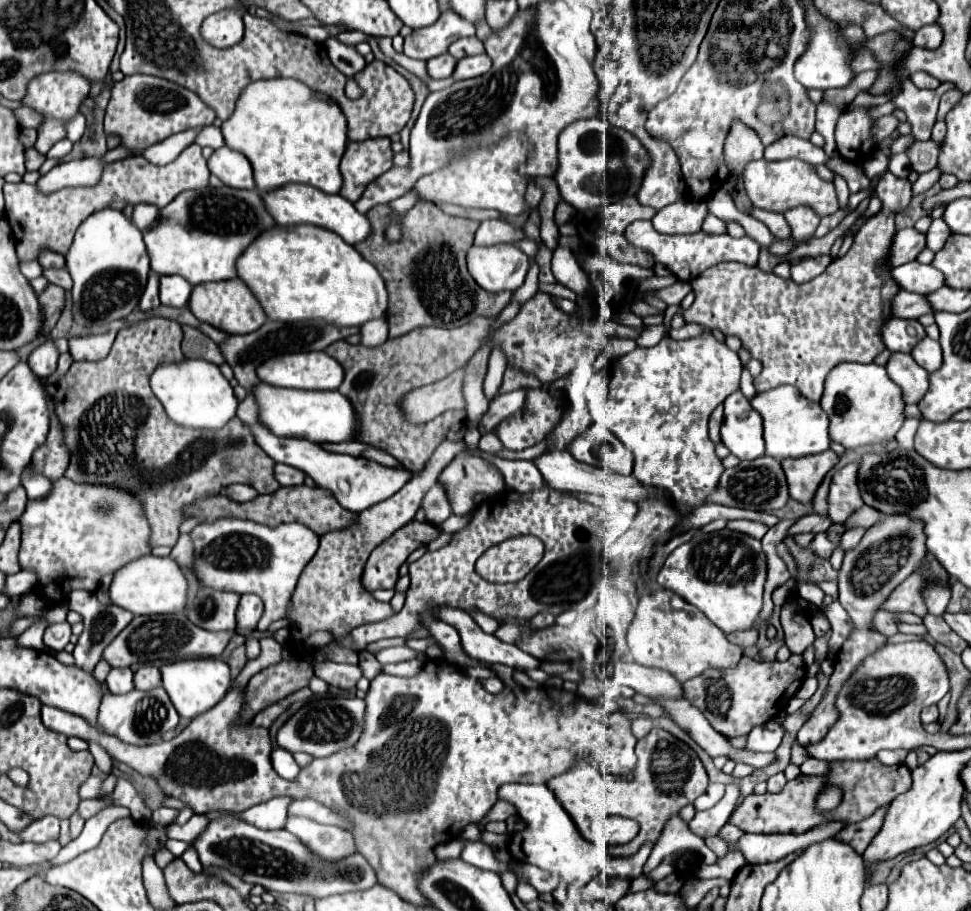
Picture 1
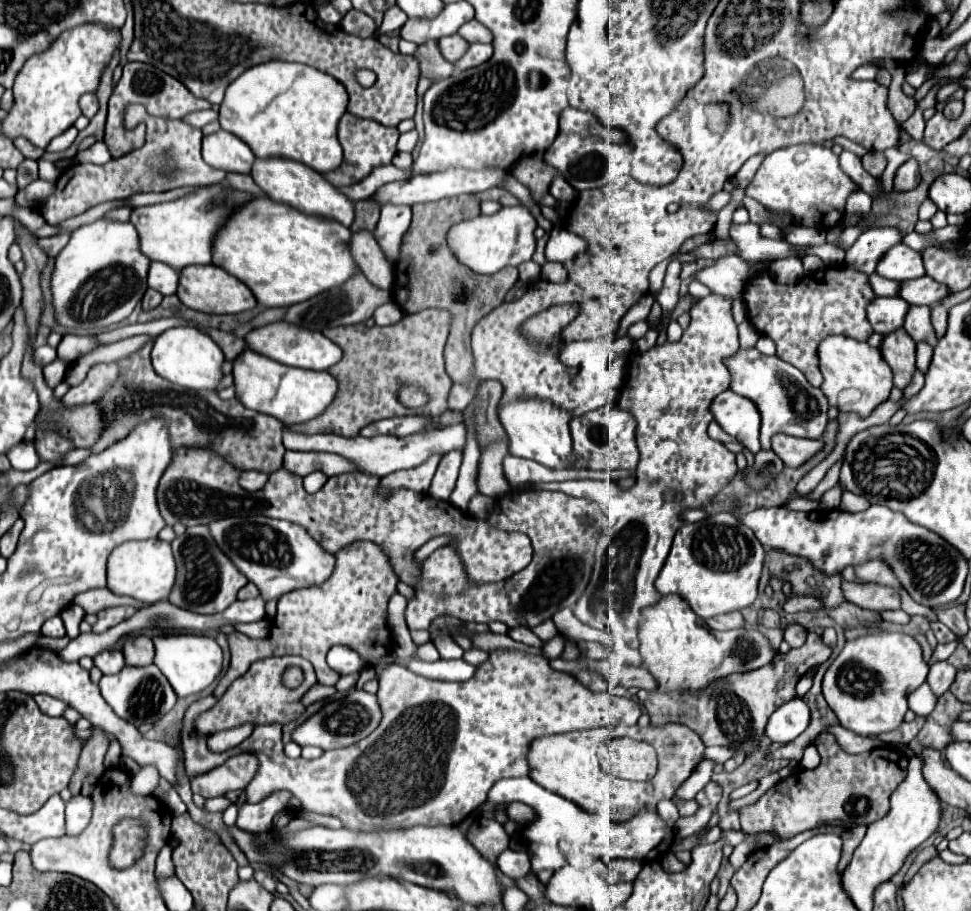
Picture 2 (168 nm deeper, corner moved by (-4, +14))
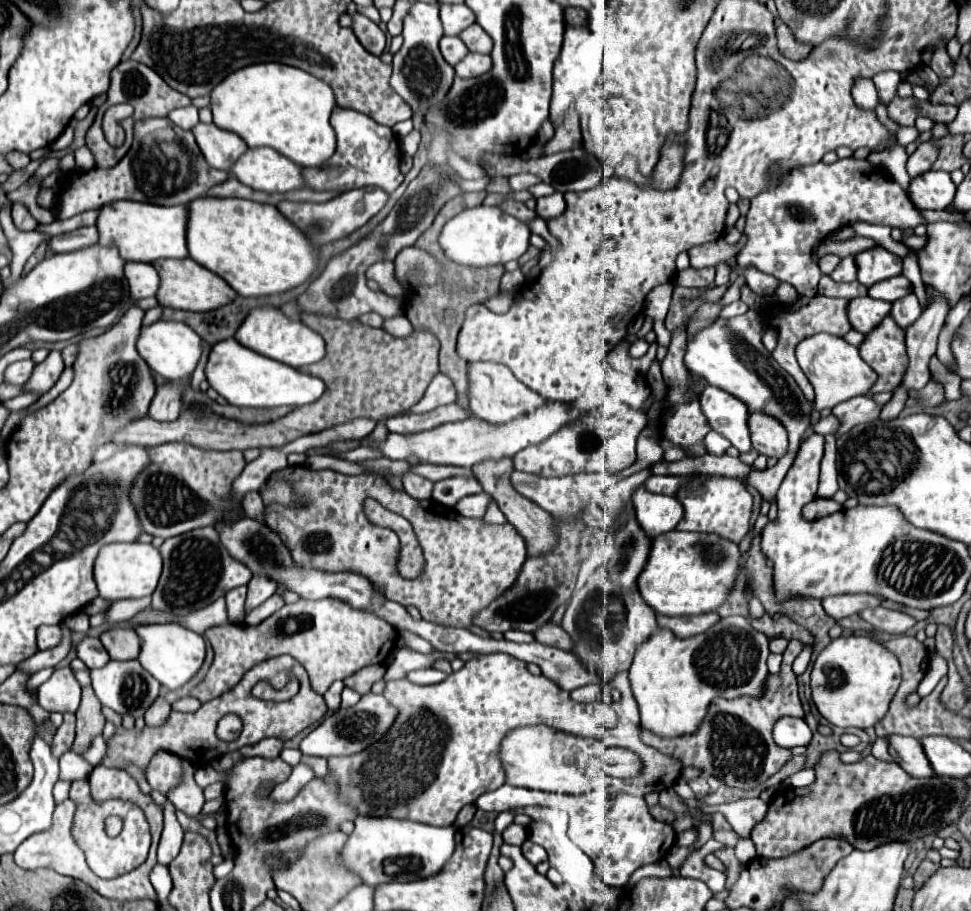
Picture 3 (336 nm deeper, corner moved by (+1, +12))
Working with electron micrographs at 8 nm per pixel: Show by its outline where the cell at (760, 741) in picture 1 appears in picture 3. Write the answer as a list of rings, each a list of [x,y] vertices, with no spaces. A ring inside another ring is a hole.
[[[786,717],[774,725],[774,741],[786,749],[792,749],[798,745],[806,747],[812,741],[812,731],[806,725],[806,721]]]

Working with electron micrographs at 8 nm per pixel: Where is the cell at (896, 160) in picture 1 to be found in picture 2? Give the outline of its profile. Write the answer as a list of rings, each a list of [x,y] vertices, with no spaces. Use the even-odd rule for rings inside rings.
[[[871,151],[862,157],[862,165],[870,175],[879,178],[887,166],[887,159],[883,152]]]

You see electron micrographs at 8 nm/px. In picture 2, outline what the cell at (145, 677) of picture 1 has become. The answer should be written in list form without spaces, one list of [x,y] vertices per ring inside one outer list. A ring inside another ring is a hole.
[[[147,635],[131,637],[131,639],[127,639],[127,643],[123,647],[123,655],[125,655],[127,665],[145,667],[145,665],[151,665],[155,659],[155,645]]]

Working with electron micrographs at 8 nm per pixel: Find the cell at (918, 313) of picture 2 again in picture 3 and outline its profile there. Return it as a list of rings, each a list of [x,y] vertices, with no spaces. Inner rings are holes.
[[[910,293],[910,295],[906,295],[906,297],[898,299],[898,301],[894,301],[892,303],[892,311],[890,311],[890,315],[894,317],[894,321],[902,329],[906,329],[910,323],[914,323],[914,319],[918,319],[920,313],[922,313],[922,307],[920,307],[918,297],[914,293]]]

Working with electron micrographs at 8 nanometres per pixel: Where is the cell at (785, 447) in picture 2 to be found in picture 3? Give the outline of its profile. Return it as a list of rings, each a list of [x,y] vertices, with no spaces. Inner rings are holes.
[[[750,411],[748,429],[752,447],[758,453],[780,459],[788,451],[788,433],[776,417],[762,411]]]

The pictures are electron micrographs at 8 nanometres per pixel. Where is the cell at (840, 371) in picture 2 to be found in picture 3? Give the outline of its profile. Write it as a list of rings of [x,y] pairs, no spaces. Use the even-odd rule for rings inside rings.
[[[818,333],[812,337],[806,337],[796,347],[796,359],[808,381],[812,383],[816,391],[816,409],[832,409],[840,401],[848,401],[854,395],[866,395],[868,389],[874,385],[874,371],[866,367],[862,357],[858,355],[858,347],[848,345],[842,337],[830,335],[830,333]]]

